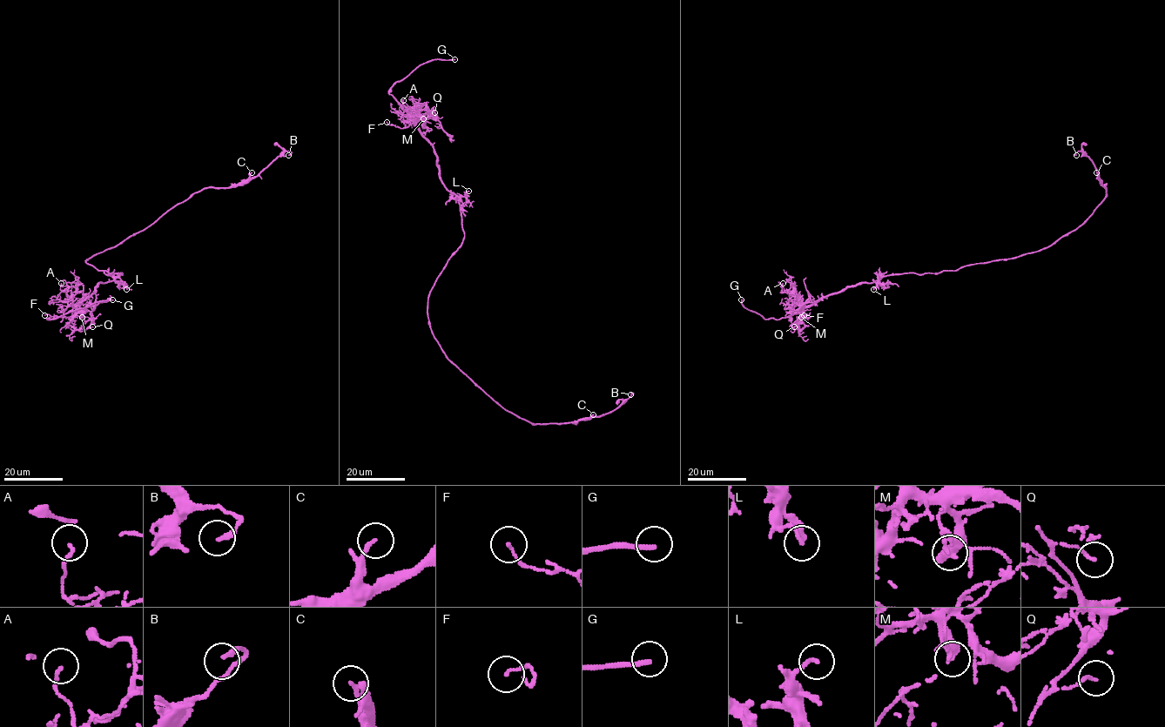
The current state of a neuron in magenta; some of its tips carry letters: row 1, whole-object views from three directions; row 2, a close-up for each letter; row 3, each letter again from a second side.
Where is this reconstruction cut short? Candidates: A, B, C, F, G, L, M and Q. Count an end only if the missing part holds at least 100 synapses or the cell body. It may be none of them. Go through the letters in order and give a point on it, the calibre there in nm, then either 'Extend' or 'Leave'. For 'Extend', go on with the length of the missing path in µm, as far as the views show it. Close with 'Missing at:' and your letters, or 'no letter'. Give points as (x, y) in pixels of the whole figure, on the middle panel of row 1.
A: Place: (403, 100). Thickness 130 nm. Leave
B: Place: (630, 394). Thickness 200 nm. Leave
C: Place: (593, 414). Thickness 170 nm. Leave
F: Place: (387, 122). Thickness 100 nm. Leave
G: Place: (454, 59). Thickness 200 nm. Extend. Missing length about 15 µm
L: Place: (468, 191). Thickness 140 nm. Leave
M: Place: (423, 118). Thickness 170 nm. Leave
Q: Place: (434, 112). Thickness 120 nm. Leave
Missing at: G

